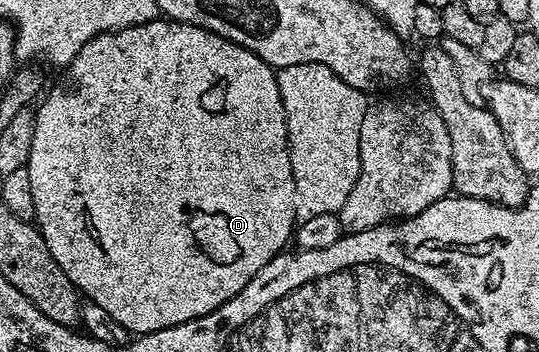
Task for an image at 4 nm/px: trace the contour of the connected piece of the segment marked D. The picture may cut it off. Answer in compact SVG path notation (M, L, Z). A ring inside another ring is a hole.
M156 18L144 24L134 24L128 28L123 28L120 32L99 33L89 42L85 42L85 46L81 46L77 58L73 58L73 62L66 65L62 72L63 77L51 89L49 89L50 87L46 89L45 95L38 101L37 107L34 109L33 146L29 150L29 158L25 165L29 170L29 182L33 189L34 223L45 238L45 246L49 246L49 254L53 254L53 262L57 262L57 266L61 266L61 270L65 270L65 278L69 278L69 282L73 282L73 286L79 289L80 293L90 303L101 306L101 310L105 310L105 314L109 318L121 322L121 326L125 326L128 334L156 332L157 330L165 330L169 326L177 326L190 320L201 319L205 314L217 310L225 302L232 300L241 290L245 290L245 286L249 286L251 279L271 259L280 255L288 247L297 227L297 217L295 215L293 166L289 158L289 142L287 141L287 111L281 102L281 90L277 90L276 69L269 64L263 63L261 58L257 58L255 52L251 52L239 44L234 44L233 41L227 40L215 32L205 30L201 26L182 24L176 20L166 18Z

